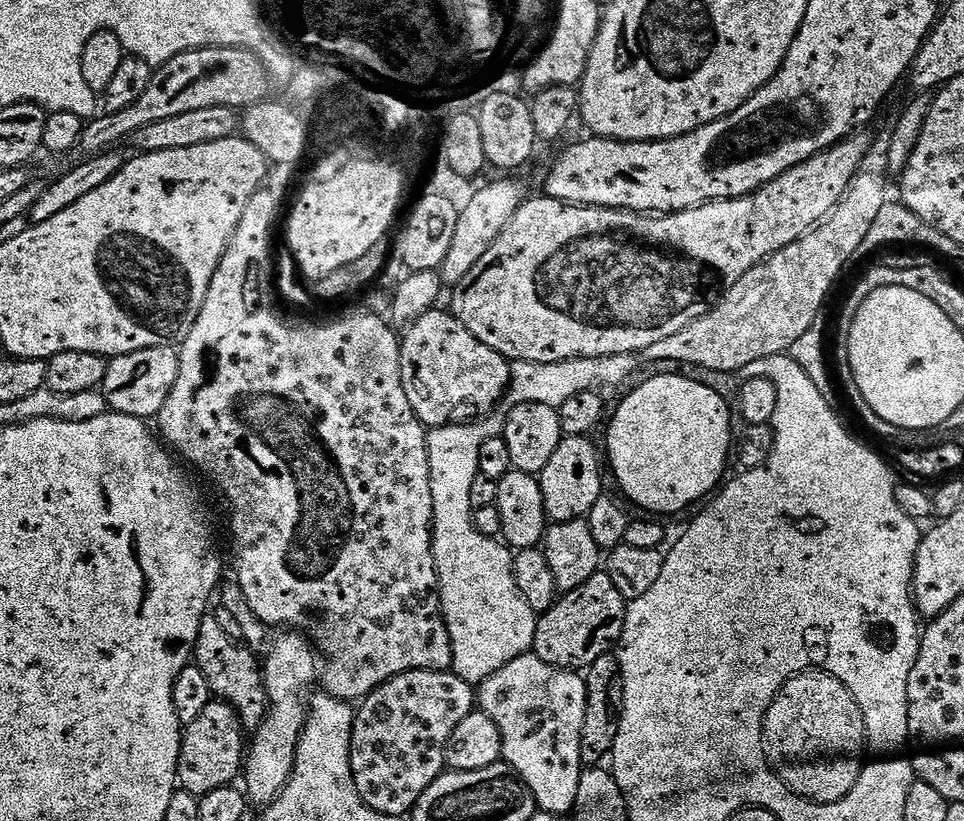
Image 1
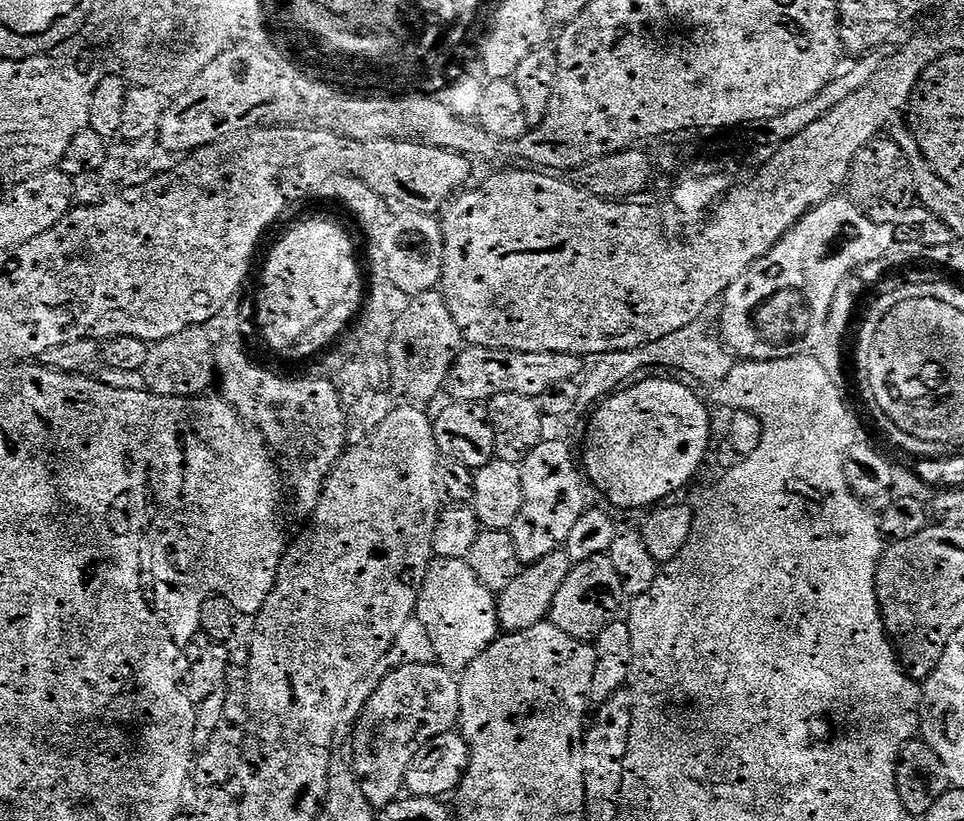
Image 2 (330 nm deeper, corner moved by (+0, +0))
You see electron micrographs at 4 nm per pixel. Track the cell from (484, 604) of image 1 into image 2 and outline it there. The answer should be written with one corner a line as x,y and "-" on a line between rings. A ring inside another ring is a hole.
433,559
422,582
415,619
420,620
430,633
436,663
441,668
453,674
463,674
474,658
478,658
478,654
485,652
501,635
496,601
497,597
478,582
478,574
474,574
463,559

